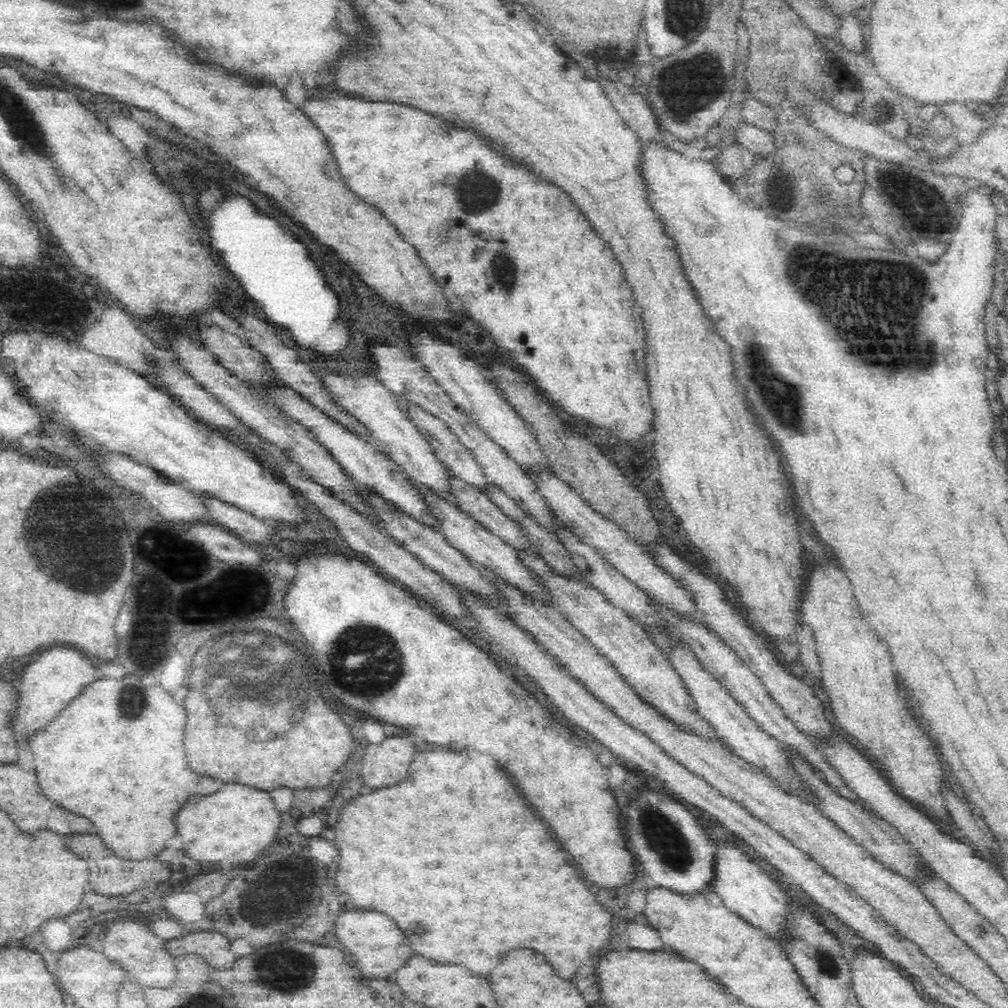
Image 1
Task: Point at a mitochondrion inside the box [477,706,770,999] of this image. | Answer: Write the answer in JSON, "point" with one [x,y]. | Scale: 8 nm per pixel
{"point":[666,840]}

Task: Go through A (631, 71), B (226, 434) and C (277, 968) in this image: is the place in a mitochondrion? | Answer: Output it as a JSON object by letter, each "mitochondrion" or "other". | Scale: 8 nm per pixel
{"A":"other","B":"other","C":"mitochondrion"}

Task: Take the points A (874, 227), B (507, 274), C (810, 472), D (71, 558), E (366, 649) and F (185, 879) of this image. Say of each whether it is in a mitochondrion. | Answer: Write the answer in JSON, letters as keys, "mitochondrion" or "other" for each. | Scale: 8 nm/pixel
{"A":"other","B":"mitochondrion","C":"other","D":"mitochondrion","E":"mitochondrion","F":"other"}

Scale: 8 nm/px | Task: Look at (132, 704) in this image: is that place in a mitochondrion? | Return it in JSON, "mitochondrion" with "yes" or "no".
{"mitochondrion":"yes"}

